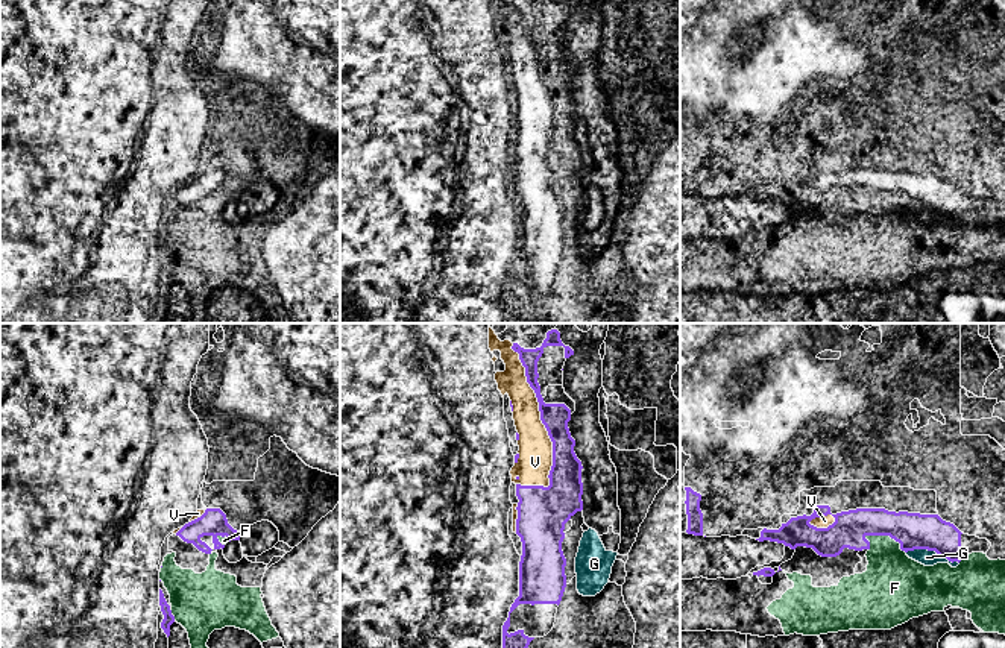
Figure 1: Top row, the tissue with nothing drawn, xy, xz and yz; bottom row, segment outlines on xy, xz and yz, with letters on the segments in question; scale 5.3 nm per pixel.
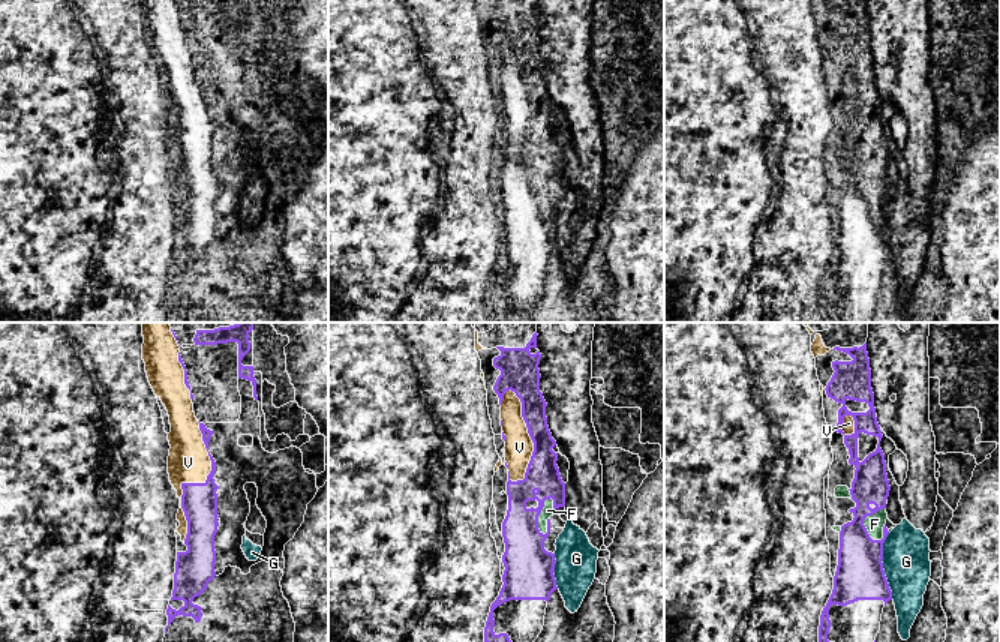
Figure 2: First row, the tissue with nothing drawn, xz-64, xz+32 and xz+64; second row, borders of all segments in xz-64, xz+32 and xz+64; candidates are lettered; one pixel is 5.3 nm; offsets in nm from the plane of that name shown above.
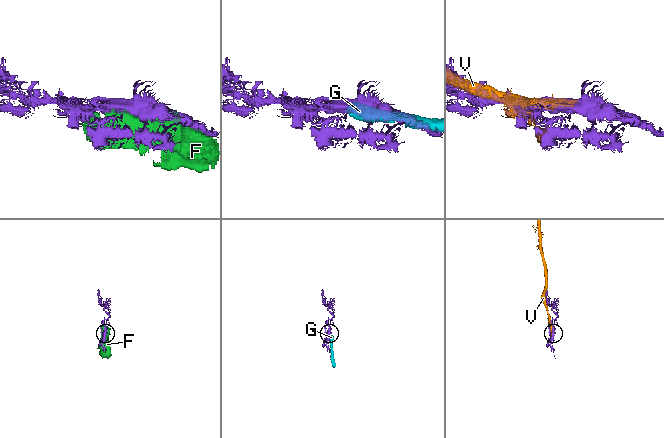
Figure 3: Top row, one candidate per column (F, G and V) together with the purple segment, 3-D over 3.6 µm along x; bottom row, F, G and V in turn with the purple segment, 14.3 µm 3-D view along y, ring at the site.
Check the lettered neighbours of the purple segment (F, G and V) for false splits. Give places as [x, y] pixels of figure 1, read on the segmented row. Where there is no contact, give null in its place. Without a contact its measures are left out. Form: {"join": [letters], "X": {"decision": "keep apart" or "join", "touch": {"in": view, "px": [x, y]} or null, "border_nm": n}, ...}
{"join": ["V"], "F": {"decision": "keep apart", "touch": {"in": "yz", "px": [887, 534]}, "border_nm": 240}, "G": {"decision": "keep apart", "touch": {"in": "yz", "px": [932, 550]}, "border_nm": 280}, "V": {"decision": "join", "touch": {"in": "xz", "px": [541, 416]}, "border_nm": 800}}

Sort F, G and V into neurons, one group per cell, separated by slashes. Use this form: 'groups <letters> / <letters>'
groups F / G / V

